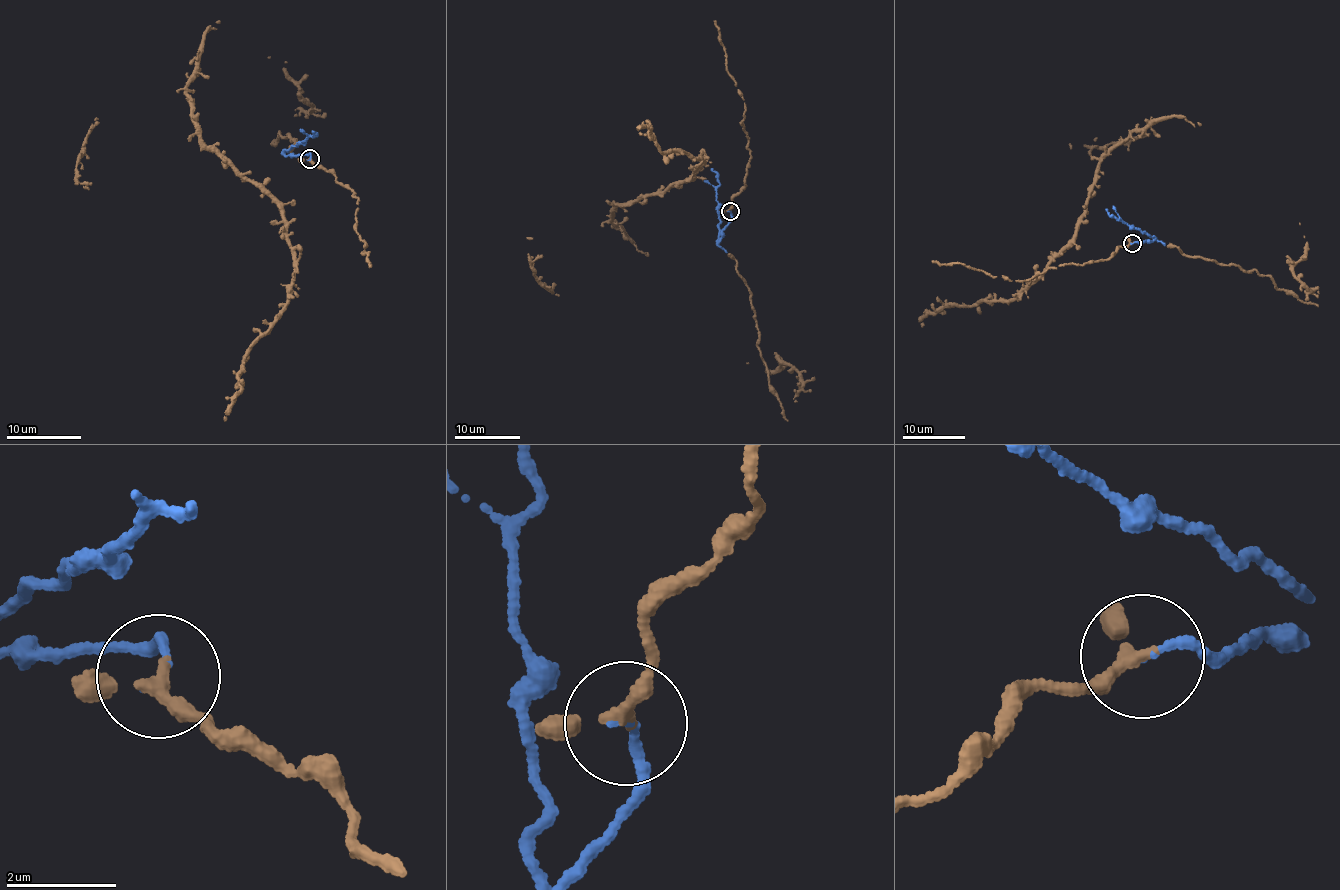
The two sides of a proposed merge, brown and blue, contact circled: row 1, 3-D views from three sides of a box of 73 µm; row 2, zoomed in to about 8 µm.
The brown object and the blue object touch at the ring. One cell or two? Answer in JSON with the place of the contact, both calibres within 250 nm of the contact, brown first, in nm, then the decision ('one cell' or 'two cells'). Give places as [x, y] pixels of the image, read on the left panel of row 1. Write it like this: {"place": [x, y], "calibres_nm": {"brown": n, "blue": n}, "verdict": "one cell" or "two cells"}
{"place": [309, 158], "calibres_nm": {"brown": 200, "blue": 120}, "verdict": "one cell"}

